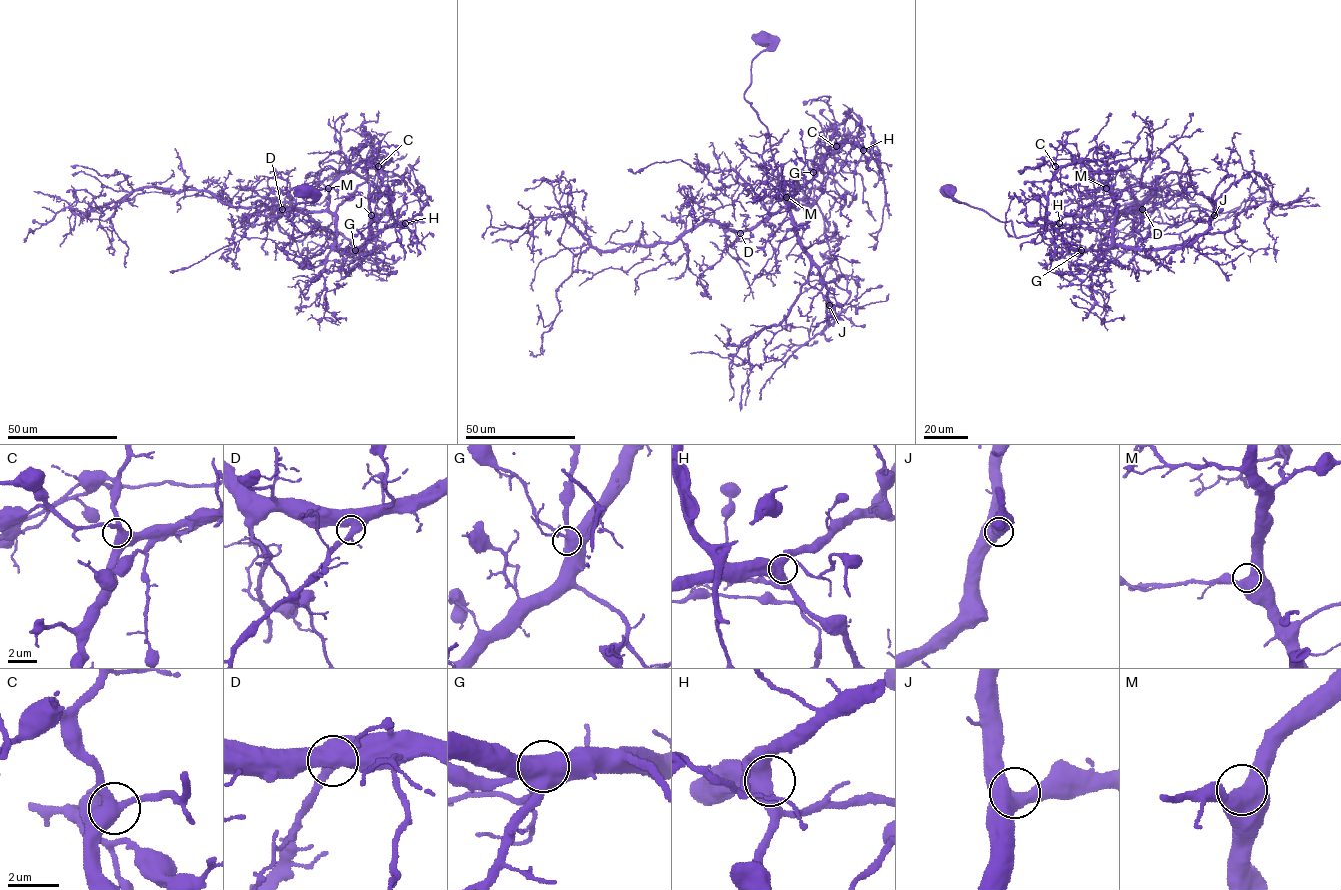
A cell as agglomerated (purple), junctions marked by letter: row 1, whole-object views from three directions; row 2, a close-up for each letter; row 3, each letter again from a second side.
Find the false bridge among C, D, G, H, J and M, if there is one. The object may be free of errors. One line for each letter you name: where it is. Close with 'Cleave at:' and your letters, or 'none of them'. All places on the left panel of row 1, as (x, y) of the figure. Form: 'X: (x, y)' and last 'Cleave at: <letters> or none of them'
Cleave at: none of them

